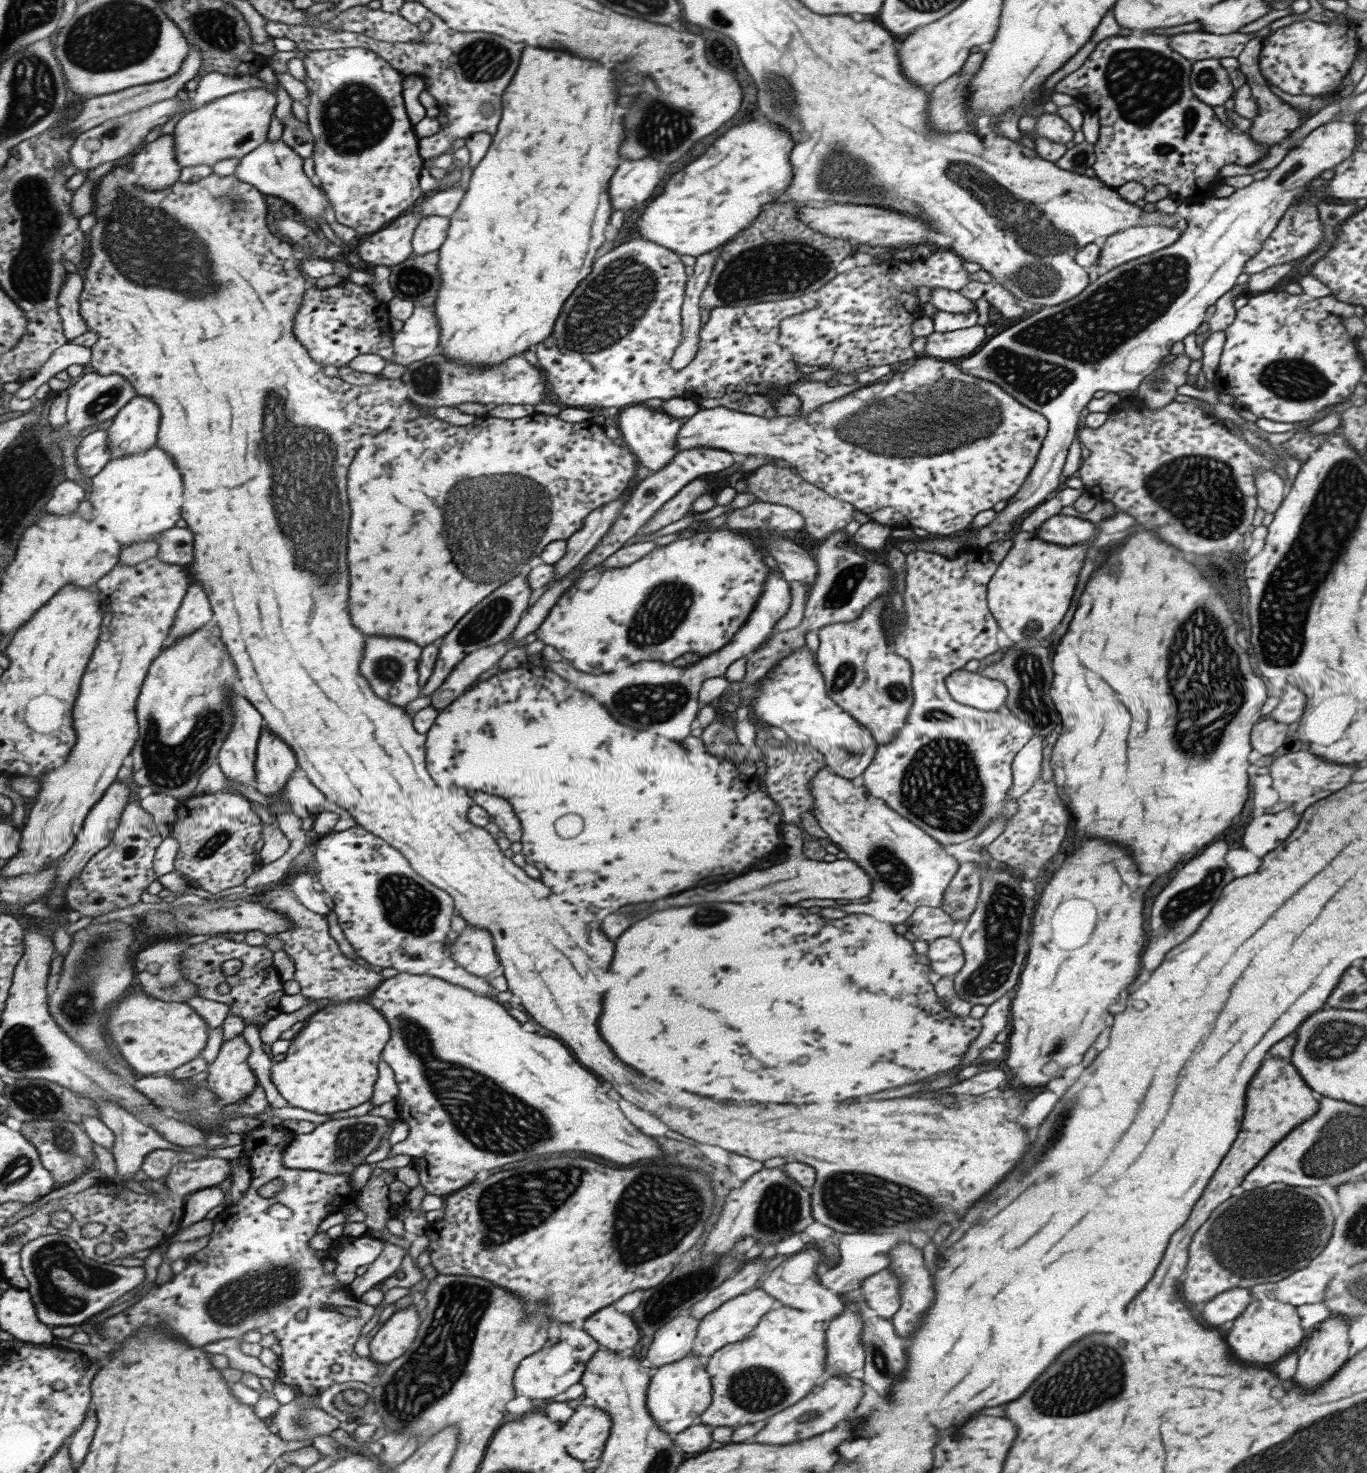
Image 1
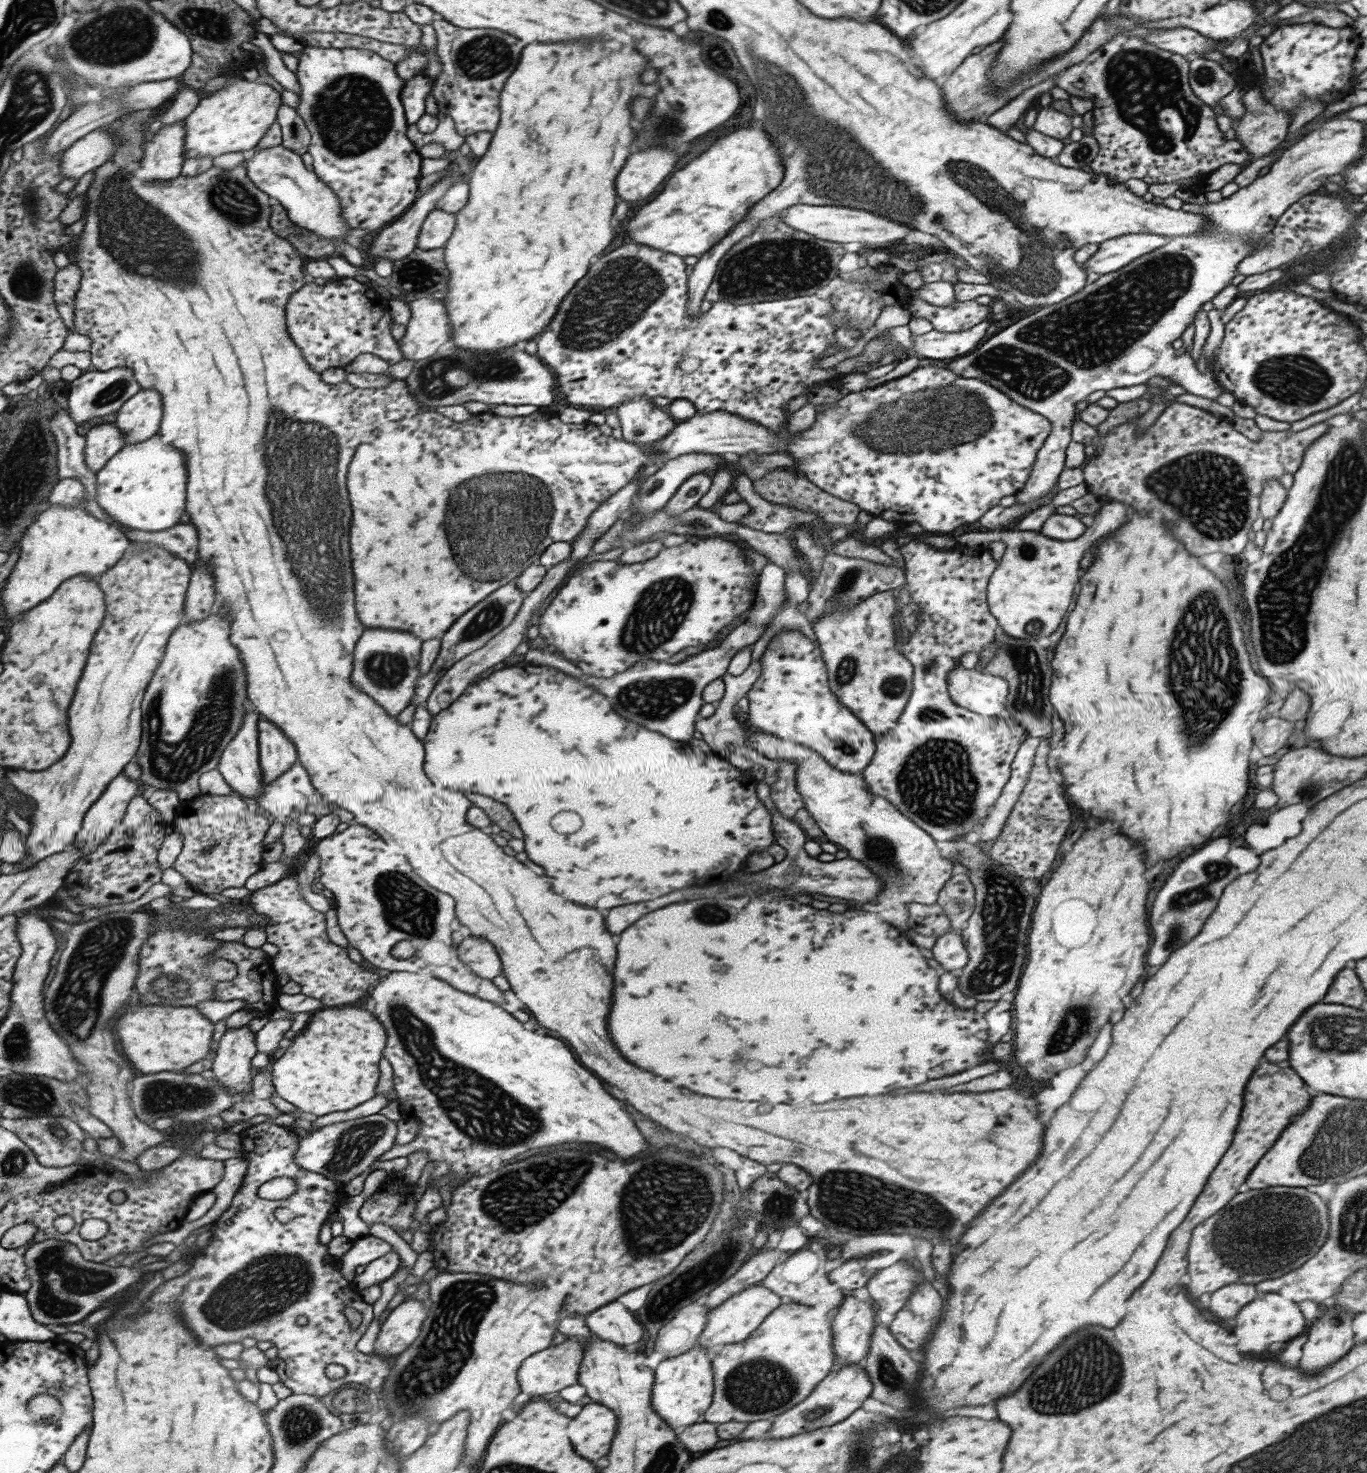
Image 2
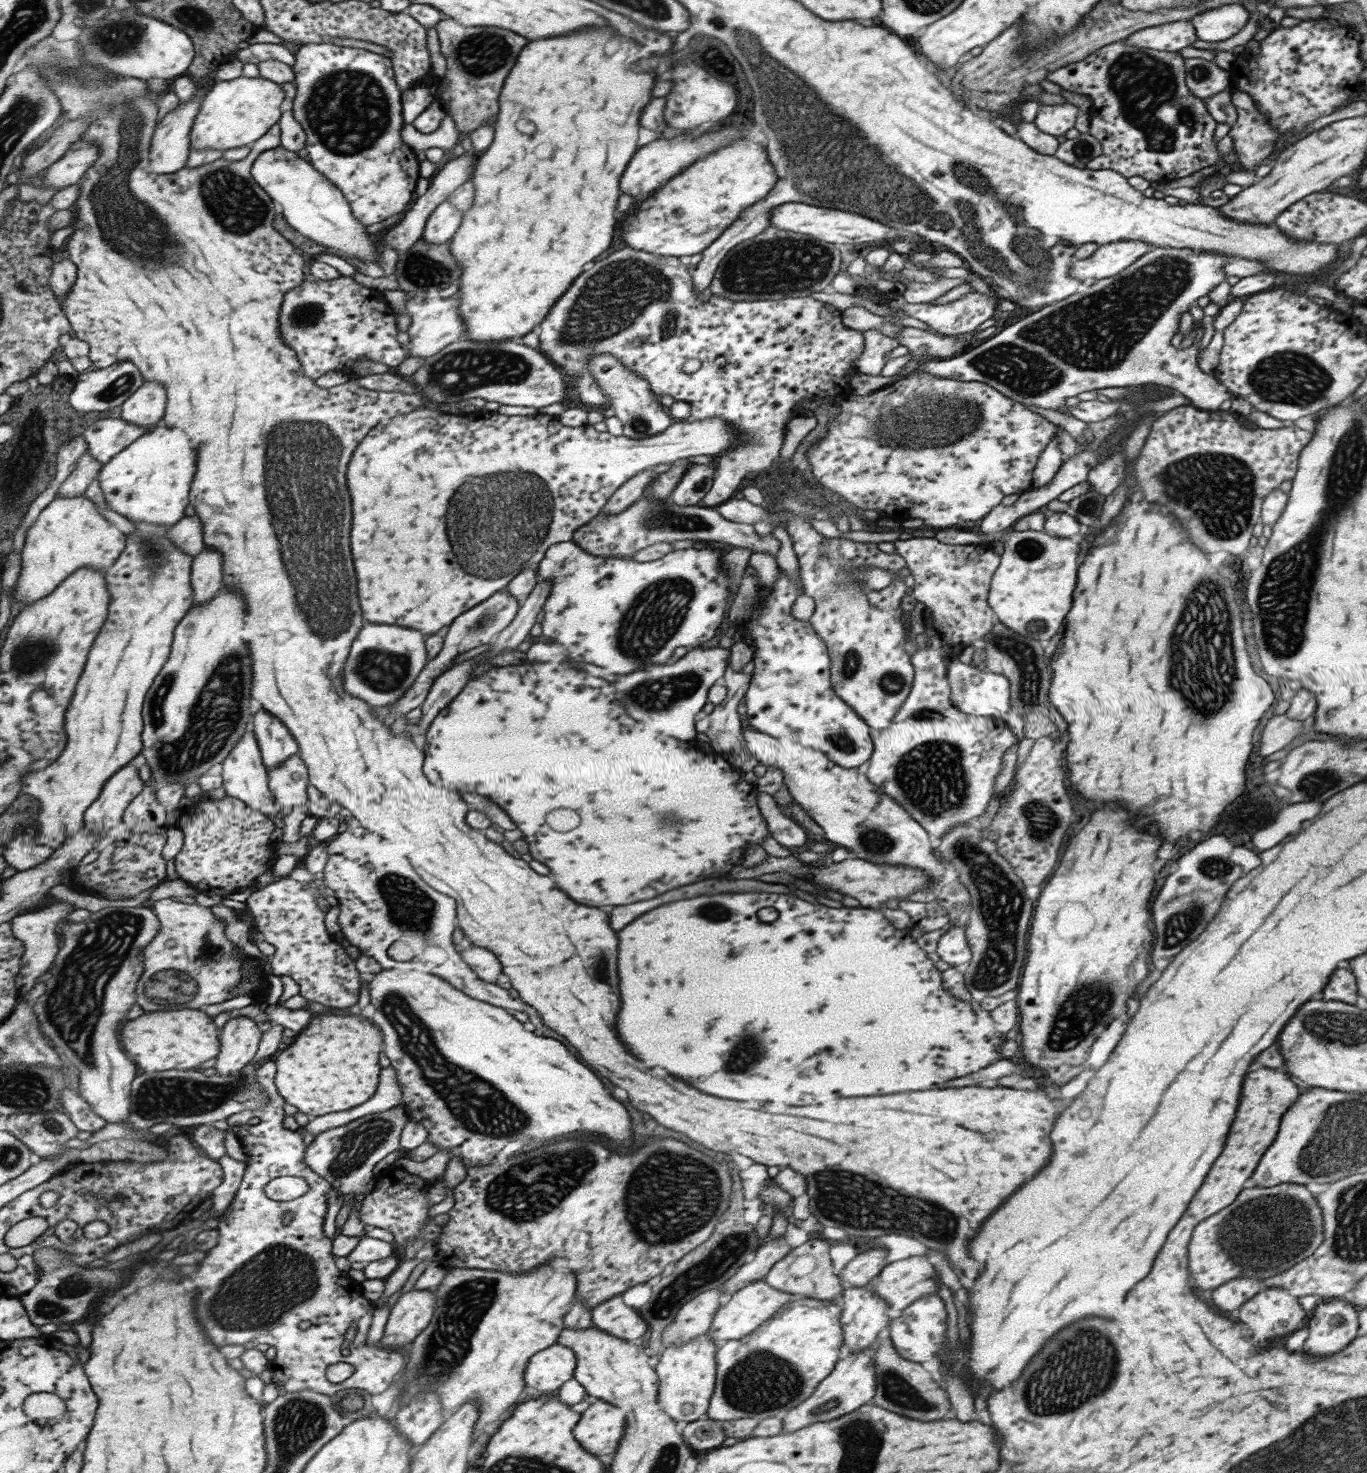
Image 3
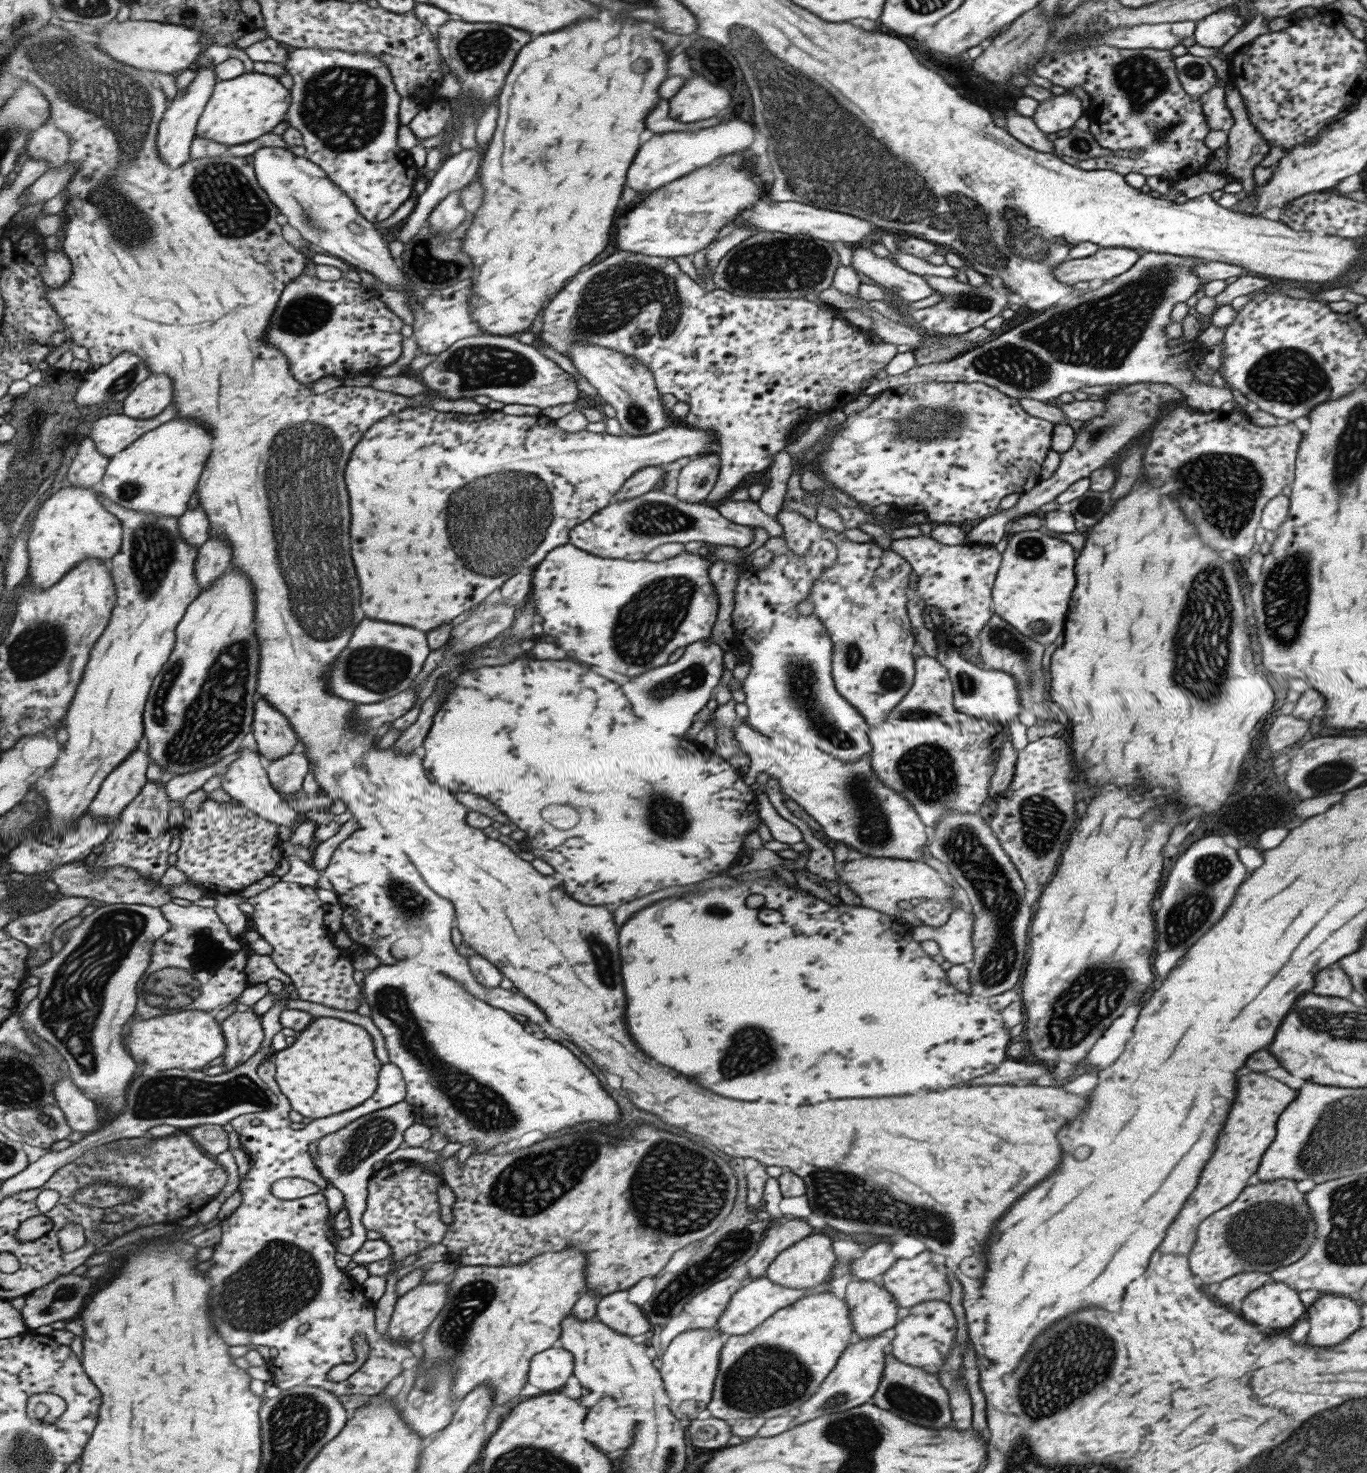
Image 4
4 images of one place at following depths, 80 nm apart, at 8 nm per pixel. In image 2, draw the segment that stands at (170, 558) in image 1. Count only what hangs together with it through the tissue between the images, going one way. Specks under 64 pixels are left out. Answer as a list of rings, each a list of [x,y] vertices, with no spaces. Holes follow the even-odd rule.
[[[177,524],[177,526],[159,532],[145,532],[143,530],[132,530],[123,528],[120,530],[131,542],[154,542],[161,544],[167,552],[173,556],[185,559],[189,564],[194,565],[199,560],[199,532],[193,524]]]

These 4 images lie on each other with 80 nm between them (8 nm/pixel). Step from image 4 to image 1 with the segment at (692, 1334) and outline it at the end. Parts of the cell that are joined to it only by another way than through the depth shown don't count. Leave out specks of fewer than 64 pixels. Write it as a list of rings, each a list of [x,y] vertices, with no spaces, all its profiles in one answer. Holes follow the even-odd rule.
[[[685,1355],[681,1360],[663,1364],[652,1370],[652,1375],[646,1390],[646,1409],[650,1412],[651,1418],[659,1430],[667,1434],[677,1434],[693,1425],[697,1418],[708,1406],[711,1400],[712,1388],[707,1374],[706,1367],[699,1363],[695,1355]]]

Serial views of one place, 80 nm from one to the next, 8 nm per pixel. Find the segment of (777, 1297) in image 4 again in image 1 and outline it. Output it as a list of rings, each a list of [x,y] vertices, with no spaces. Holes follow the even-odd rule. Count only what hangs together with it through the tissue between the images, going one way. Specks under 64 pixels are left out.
[[[758,1285],[750,1289],[747,1294],[741,1293],[735,1298],[723,1301],[723,1304],[720,1304],[715,1310],[700,1318],[690,1354],[698,1357],[710,1357],[721,1347],[743,1340],[755,1328],[761,1316],[775,1308],[776,1305],[777,1301],[764,1290],[761,1290]]]

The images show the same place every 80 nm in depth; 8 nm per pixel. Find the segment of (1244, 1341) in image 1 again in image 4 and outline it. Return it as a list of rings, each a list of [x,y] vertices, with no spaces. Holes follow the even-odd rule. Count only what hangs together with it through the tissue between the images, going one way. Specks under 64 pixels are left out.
[[[1268,1280],[1241,1300],[1241,1314],[1263,1330],[1281,1330],[1304,1318],[1306,1306],[1295,1289]]]

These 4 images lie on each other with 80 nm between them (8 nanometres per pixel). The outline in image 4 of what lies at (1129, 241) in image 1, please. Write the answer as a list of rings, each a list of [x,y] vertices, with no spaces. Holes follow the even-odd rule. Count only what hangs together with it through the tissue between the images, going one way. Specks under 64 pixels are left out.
[[[1099,248],[1091,256],[1067,259],[1052,268],[1052,276],[1063,284],[1089,280],[1107,281],[1123,274],[1143,254],[1130,248]]]

